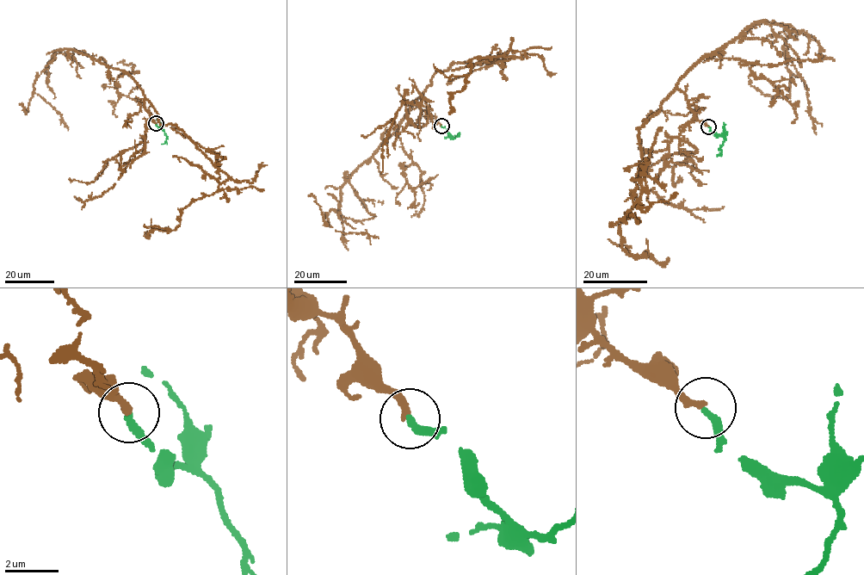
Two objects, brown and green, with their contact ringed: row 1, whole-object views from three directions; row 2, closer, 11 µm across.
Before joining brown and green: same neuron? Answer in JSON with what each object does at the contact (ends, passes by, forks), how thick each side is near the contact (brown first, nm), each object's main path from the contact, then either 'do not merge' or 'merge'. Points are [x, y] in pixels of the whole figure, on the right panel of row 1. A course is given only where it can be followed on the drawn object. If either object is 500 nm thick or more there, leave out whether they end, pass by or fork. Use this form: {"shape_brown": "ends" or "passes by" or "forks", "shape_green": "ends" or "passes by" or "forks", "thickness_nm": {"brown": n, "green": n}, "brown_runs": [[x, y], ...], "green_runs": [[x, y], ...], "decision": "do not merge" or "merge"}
{"shape_brown": "ends", "shape_green": "ends", "thickness_nm": {"brown": 280, "green": 280}, "brown_runs": [[709, 126], [674, 89], [638, 130], [642, 193], [619, 224], [622, 248], [659, 262], [669, 258]], "green_runs": [[709, 126], [710, 131], [721, 135], [725, 139], [718, 156]], "decision": "merge"}

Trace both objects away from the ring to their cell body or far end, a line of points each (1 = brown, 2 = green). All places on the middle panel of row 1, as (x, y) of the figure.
1: (441, 126), (416, 101), (436, 71), (511, 56), (470, 60), (450, 114)
2: (441, 126), (454, 138), (459, 135), (455, 136)

